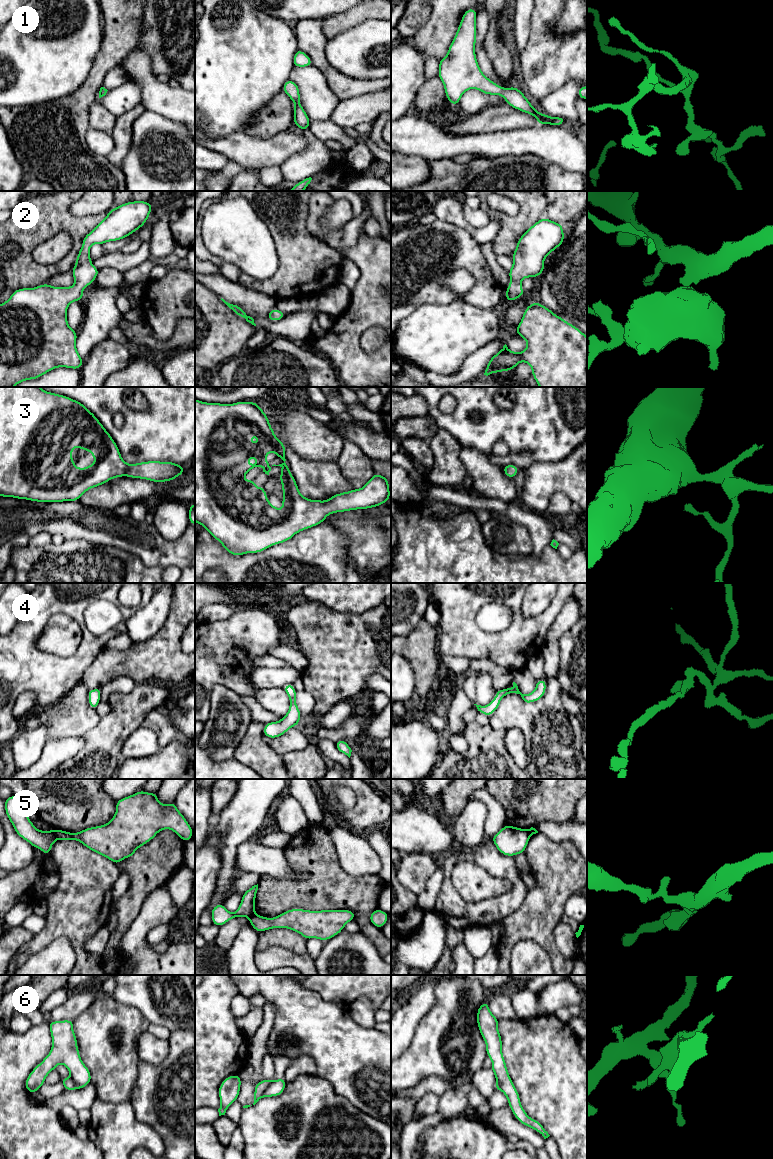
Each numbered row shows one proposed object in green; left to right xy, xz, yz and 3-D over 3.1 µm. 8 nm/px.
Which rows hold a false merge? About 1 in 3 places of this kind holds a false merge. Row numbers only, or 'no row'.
5, 6

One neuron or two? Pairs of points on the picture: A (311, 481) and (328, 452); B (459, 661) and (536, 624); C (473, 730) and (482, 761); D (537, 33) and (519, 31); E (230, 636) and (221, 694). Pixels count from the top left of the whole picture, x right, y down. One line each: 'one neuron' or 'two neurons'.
A: two neurons
B: two neurons
C: one neuron
D: two neurons
E: two neurons

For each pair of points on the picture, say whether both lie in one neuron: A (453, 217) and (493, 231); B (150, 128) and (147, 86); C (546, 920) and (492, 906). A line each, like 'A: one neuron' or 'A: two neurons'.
A: one neuron
B: two neurons
C: two neurons

